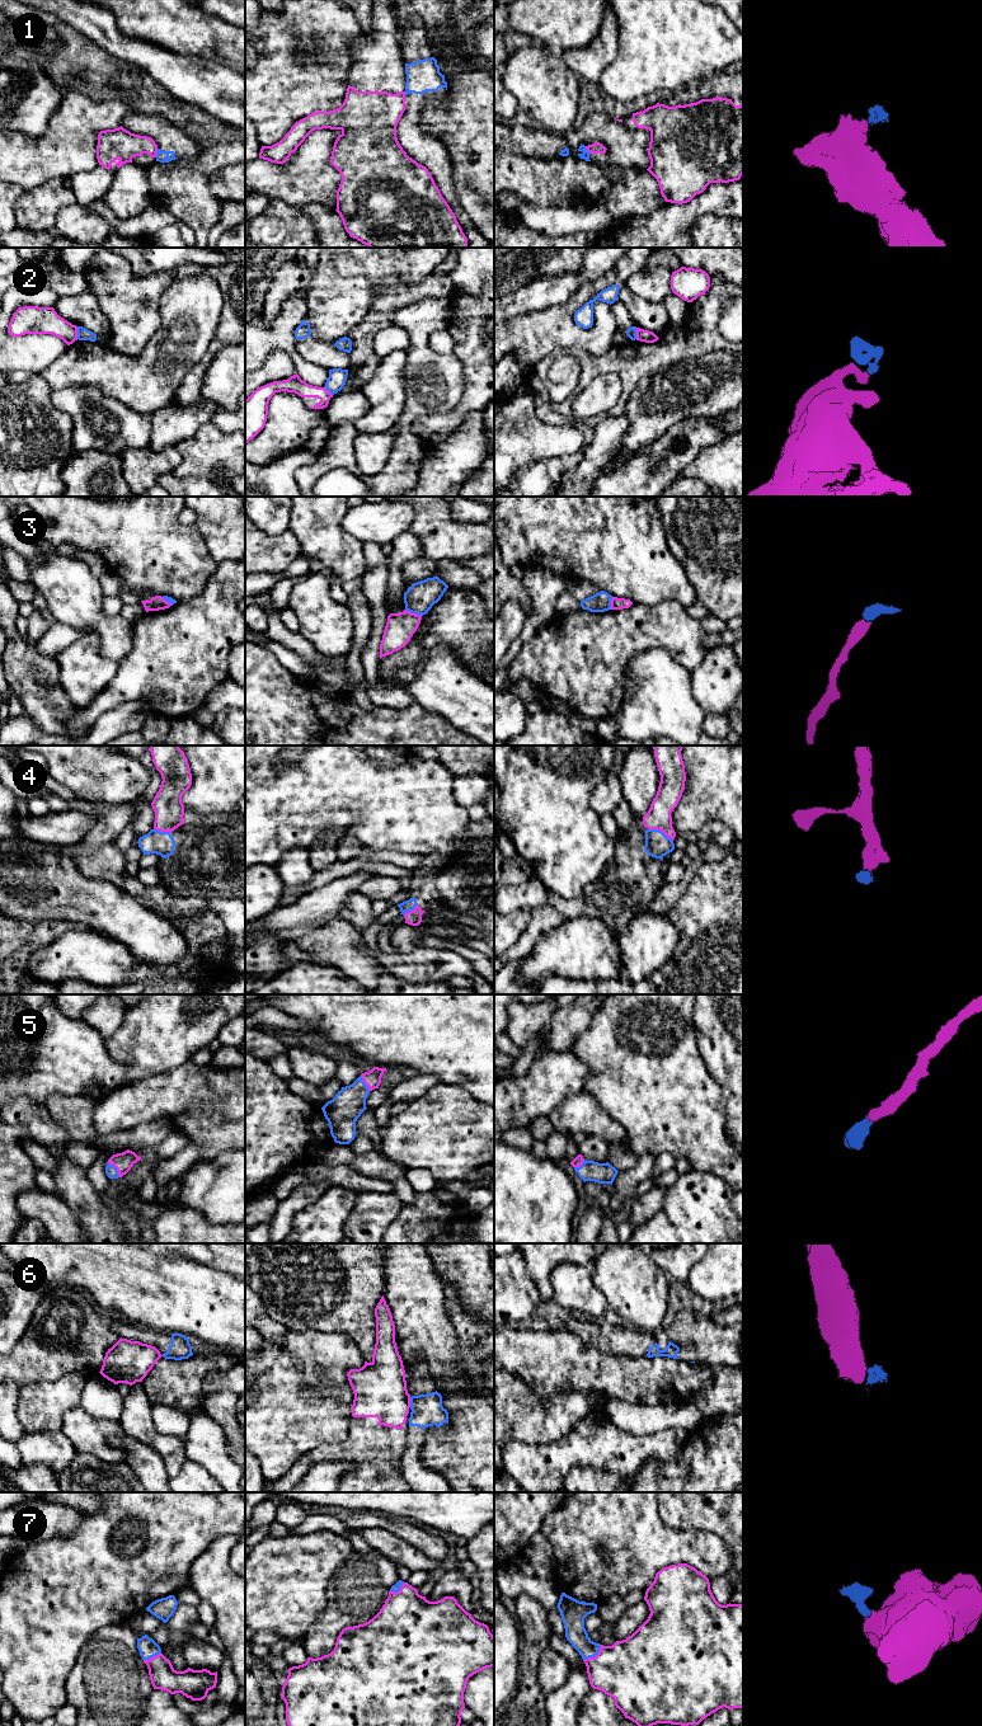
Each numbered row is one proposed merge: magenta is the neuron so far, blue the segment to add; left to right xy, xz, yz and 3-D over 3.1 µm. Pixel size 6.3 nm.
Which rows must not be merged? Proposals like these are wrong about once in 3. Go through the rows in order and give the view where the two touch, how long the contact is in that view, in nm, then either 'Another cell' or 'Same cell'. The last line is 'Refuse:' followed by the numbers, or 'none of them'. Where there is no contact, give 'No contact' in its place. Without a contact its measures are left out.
1: Touches magenta in xy. Shared border 60 nm. Another cell
2: Touches magenta in xy. Shared border 80 nm. Another cell
3: Touches magenta in xz. Shared border 120 nm. Same cell
4: Touches magenta in yz. Shared border 180 nm. Same cell
5: Touches magenta in xy. Shared border 130 nm. Same cell
6: Touches magenta in xz. Shared border 60 nm. Another cell
7: Touches magenta in yz. Shared border 160 nm. Same cell
Refuse: 1, 2, 6

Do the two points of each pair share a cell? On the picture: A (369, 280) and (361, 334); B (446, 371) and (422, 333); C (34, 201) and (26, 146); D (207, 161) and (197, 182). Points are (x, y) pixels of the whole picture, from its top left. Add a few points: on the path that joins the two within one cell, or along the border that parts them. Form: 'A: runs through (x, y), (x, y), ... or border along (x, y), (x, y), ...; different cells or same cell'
A: border along (380, 291), (366, 315), (346, 335); different cells
B: runs through (437, 361), (422, 347), (422, 343); same cell
C: border along (61, 178), (53, 178), (24, 191); different cells
D: runs through (202, 167), (197, 172), (197, 177); same cell

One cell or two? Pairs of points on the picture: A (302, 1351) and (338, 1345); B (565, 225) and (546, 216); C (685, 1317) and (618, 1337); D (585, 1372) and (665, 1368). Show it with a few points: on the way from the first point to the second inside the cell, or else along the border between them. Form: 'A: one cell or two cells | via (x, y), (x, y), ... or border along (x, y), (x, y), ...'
A: one cell | via (311, 1351), (329, 1351)
B: one cell | via (560, 221), (551, 220)
C: one cell | via (676, 1337), (667, 1348), (638, 1344)
D: one cell | via (605, 1372), (644, 1372)

